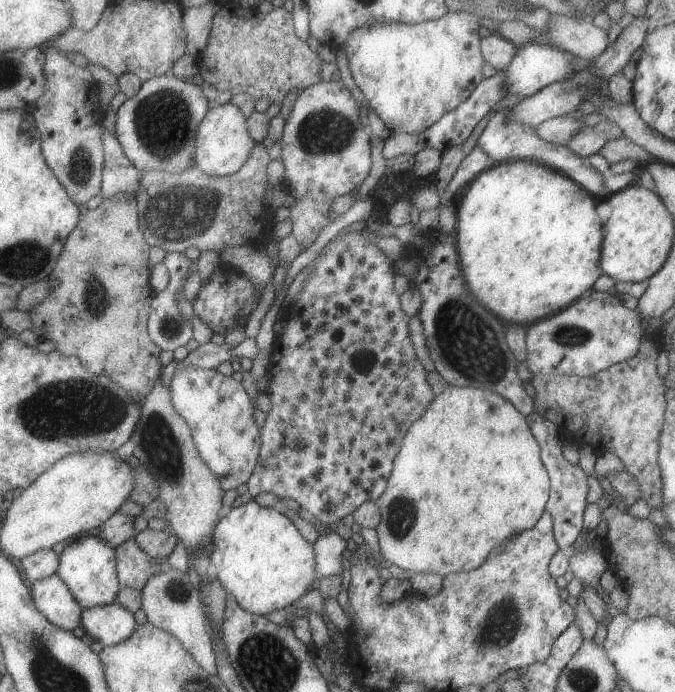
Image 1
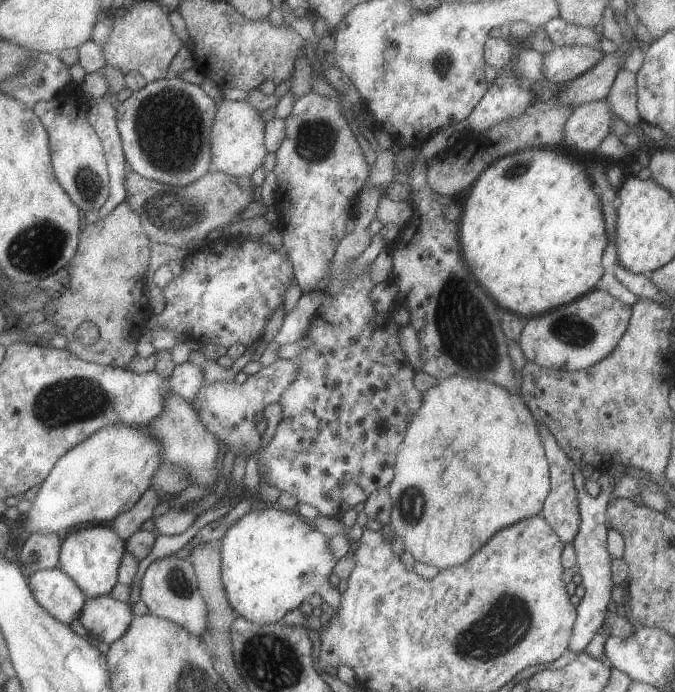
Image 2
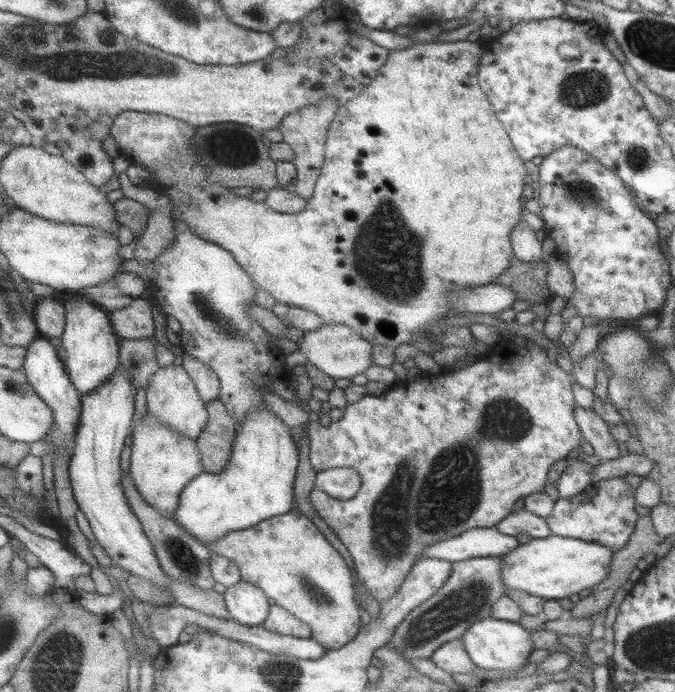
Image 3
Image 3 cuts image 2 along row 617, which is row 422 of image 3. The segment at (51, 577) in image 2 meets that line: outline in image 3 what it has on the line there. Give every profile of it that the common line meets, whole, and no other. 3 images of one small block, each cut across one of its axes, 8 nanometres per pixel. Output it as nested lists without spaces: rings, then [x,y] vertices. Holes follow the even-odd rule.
[[[46,336],[34,337],[32,342],[26,346],[28,352],[24,356],[23,371],[28,382],[32,384],[35,394],[46,403],[46,406],[54,414],[54,423],[52,423],[50,431],[46,433],[46,437],[43,438],[44,442],[54,450],[54,454],[62,454],[62,456],[68,454],[70,456],[74,446],[76,446],[74,440],[80,422],[83,396],[75,390],[76,386],[68,378],[65,363],[60,360],[56,345],[56,341],[48,339]]]

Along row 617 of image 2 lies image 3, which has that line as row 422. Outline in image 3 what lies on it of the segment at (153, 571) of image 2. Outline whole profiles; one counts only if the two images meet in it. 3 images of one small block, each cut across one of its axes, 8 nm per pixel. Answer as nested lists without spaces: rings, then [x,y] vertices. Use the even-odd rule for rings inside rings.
[[[172,364],[158,368],[146,387],[147,412],[170,430],[197,440],[209,419],[207,404],[198,395],[197,388],[181,365]]]

